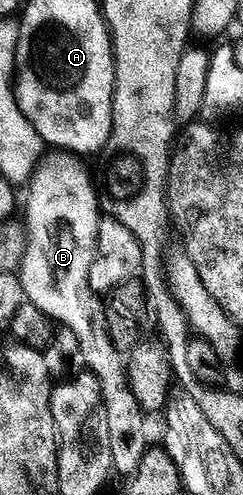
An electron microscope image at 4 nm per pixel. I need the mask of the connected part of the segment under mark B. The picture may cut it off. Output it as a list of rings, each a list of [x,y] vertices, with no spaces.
[[[63,150],[45,155],[32,171],[27,181],[28,201],[23,201],[22,216],[26,225],[24,256],[20,259],[18,275],[22,282],[25,301],[45,312],[49,319],[63,328],[69,329],[79,342],[79,361],[83,367],[95,374],[99,383],[103,405],[106,406],[107,432],[110,434],[110,450],[113,469],[119,474],[133,475],[147,452],[146,414],[140,403],[134,398],[132,388],[128,384],[128,371],[125,355],[115,346],[109,336],[106,304],[96,297],[97,289],[92,279],[92,263],[96,258],[96,239],[100,230],[102,209],[98,199],[98,188],[94,176],[88,173],[79,155]]]

